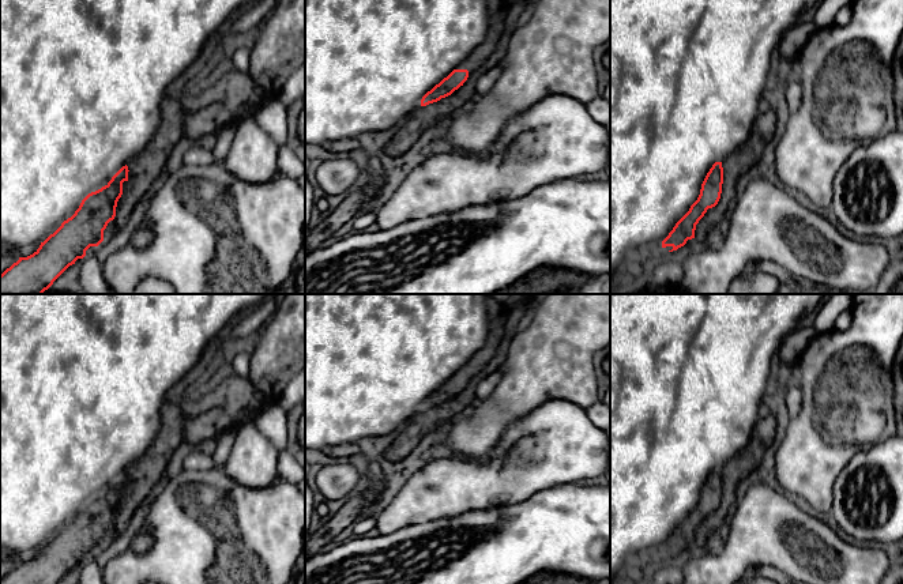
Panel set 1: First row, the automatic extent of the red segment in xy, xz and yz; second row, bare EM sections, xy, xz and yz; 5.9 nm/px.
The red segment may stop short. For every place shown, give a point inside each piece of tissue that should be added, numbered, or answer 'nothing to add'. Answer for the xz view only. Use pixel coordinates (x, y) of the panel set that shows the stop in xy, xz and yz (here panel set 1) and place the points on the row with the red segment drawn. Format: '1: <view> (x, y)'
1: xz (496, 7)

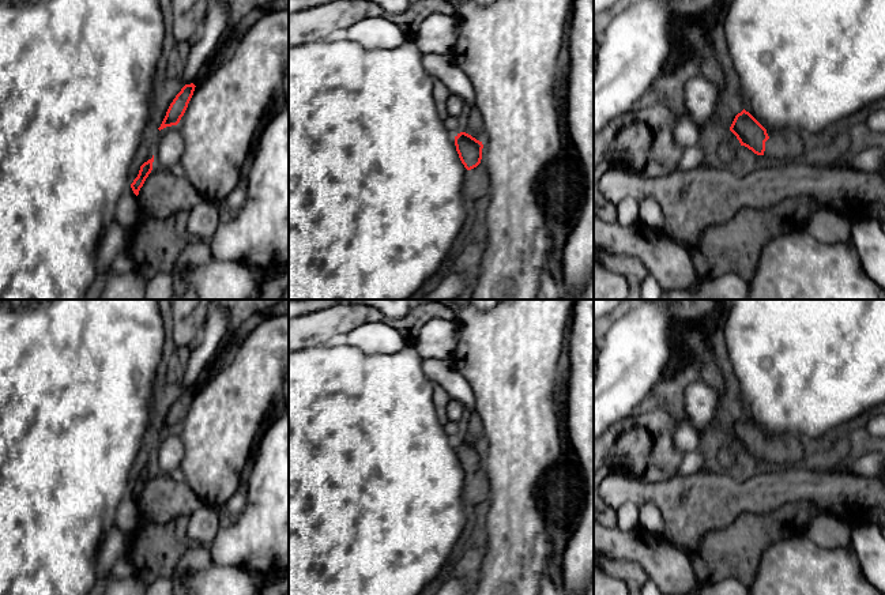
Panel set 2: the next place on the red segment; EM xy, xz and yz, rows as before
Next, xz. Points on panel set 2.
1: xz (477, 185)

